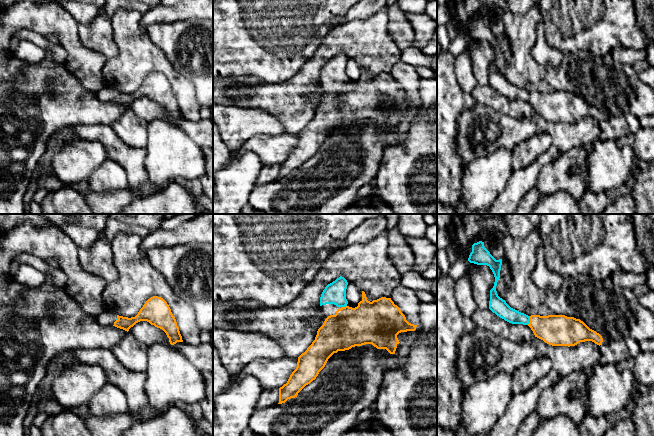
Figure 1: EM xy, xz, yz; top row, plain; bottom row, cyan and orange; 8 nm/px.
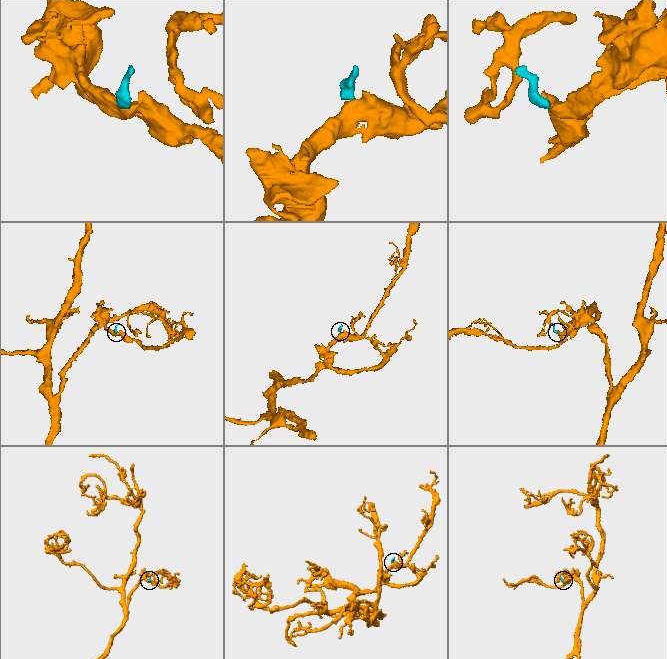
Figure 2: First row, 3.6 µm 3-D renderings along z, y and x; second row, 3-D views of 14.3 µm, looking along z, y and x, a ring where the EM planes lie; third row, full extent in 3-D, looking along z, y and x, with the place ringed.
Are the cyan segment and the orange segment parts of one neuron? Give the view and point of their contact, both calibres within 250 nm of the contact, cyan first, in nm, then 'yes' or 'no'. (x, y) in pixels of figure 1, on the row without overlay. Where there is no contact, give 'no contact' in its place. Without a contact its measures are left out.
contact yz (529, 96); calibres 120 and 260 nm; yes

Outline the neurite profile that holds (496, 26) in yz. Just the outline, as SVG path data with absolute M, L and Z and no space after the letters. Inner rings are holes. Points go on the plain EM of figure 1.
M484 17L484 23L496 35L503 35L505 33L504 23L501 18L492 20L490 17Z

